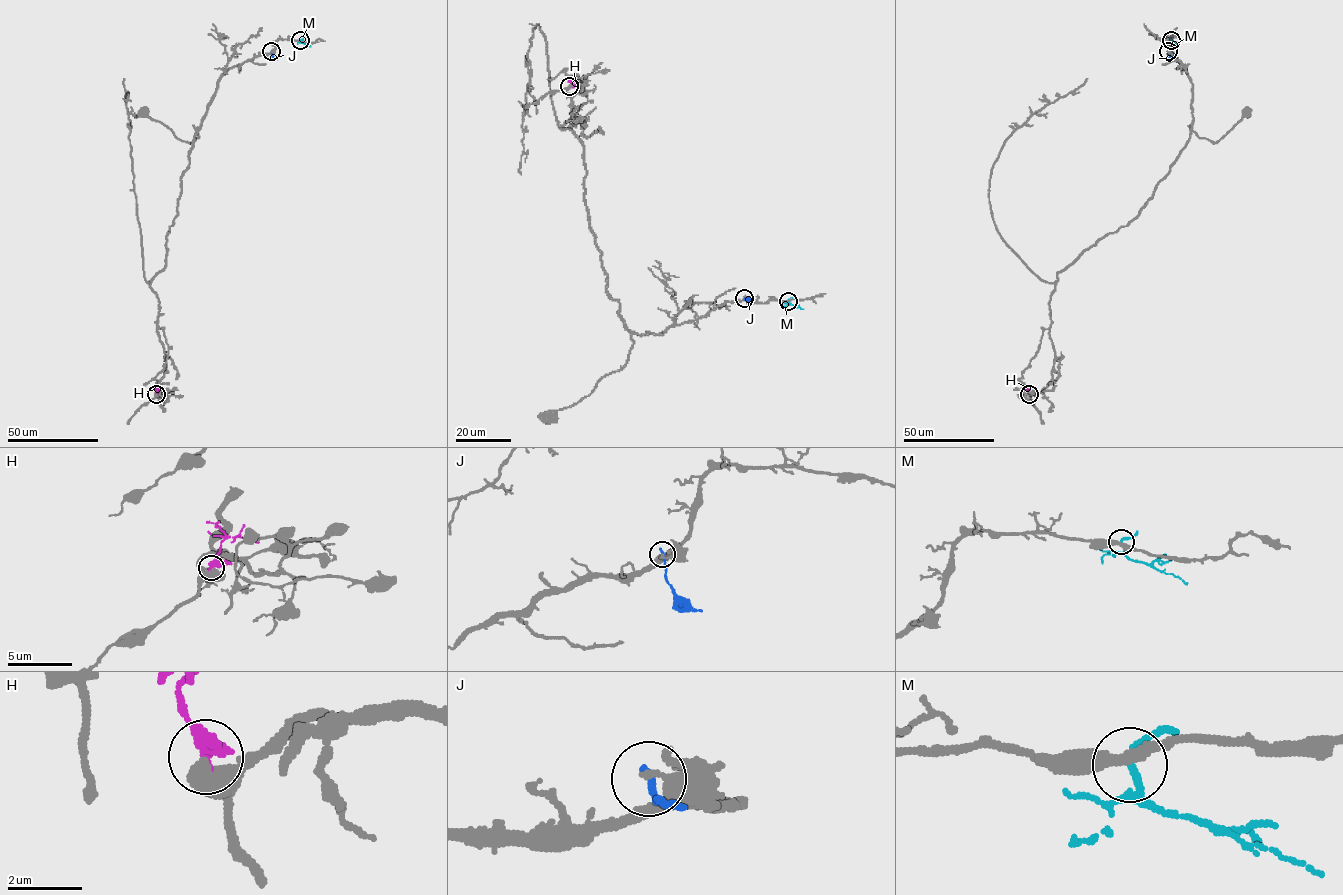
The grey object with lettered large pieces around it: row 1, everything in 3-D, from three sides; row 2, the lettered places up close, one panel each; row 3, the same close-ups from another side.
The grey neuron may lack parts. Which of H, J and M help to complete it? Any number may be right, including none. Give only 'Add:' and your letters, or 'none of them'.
Add: none of them

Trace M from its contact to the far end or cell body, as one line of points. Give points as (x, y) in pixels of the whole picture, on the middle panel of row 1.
M: (788, 301), (803, 309)

